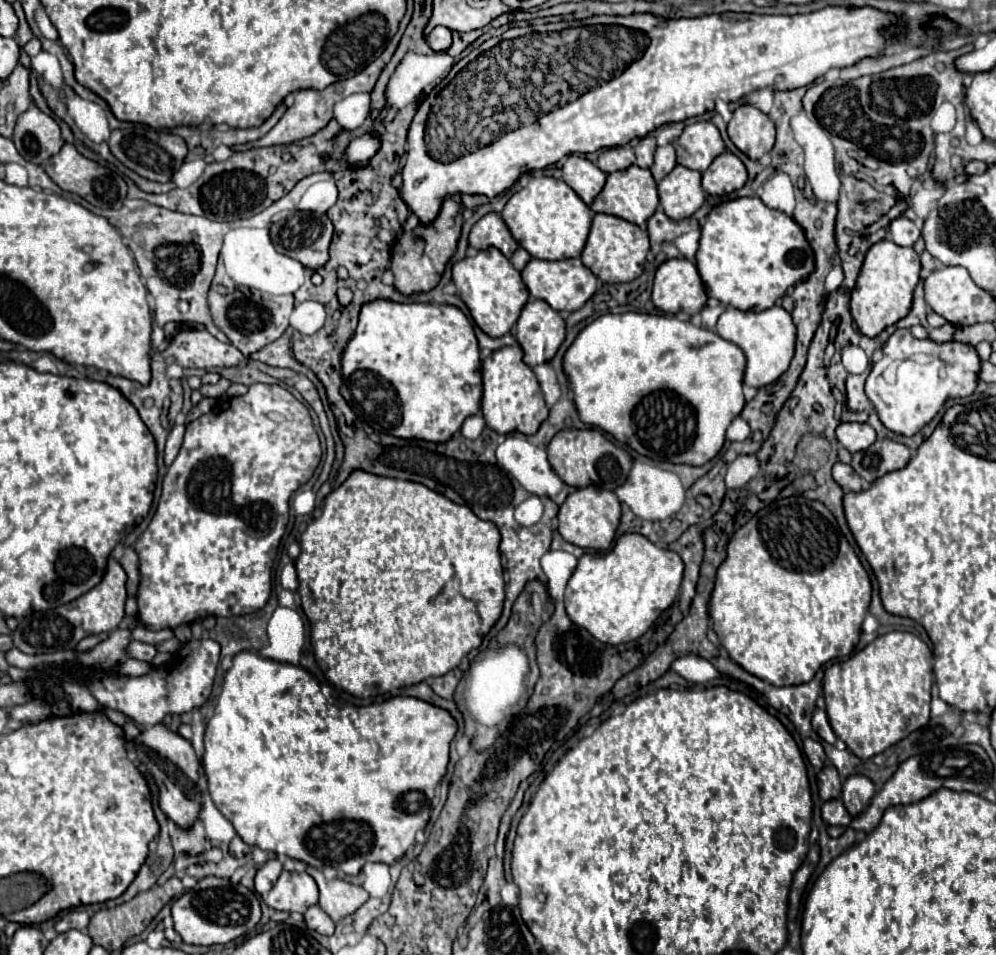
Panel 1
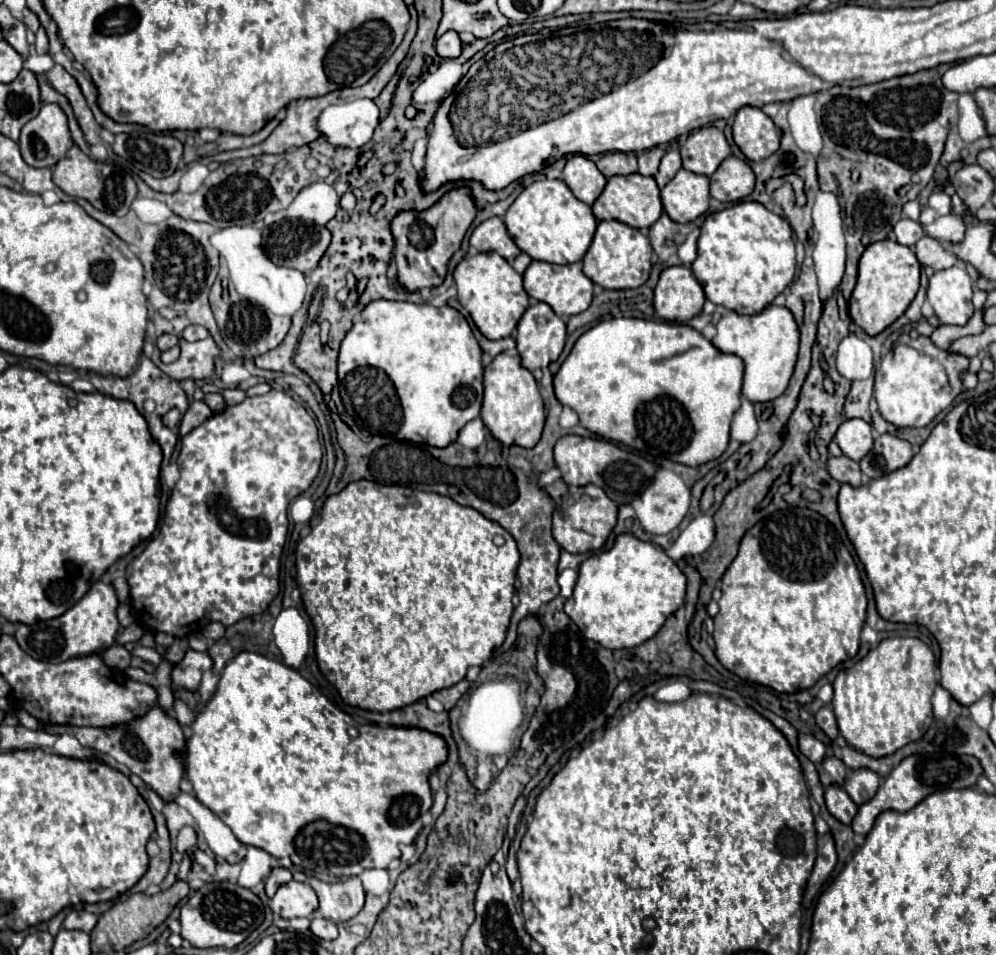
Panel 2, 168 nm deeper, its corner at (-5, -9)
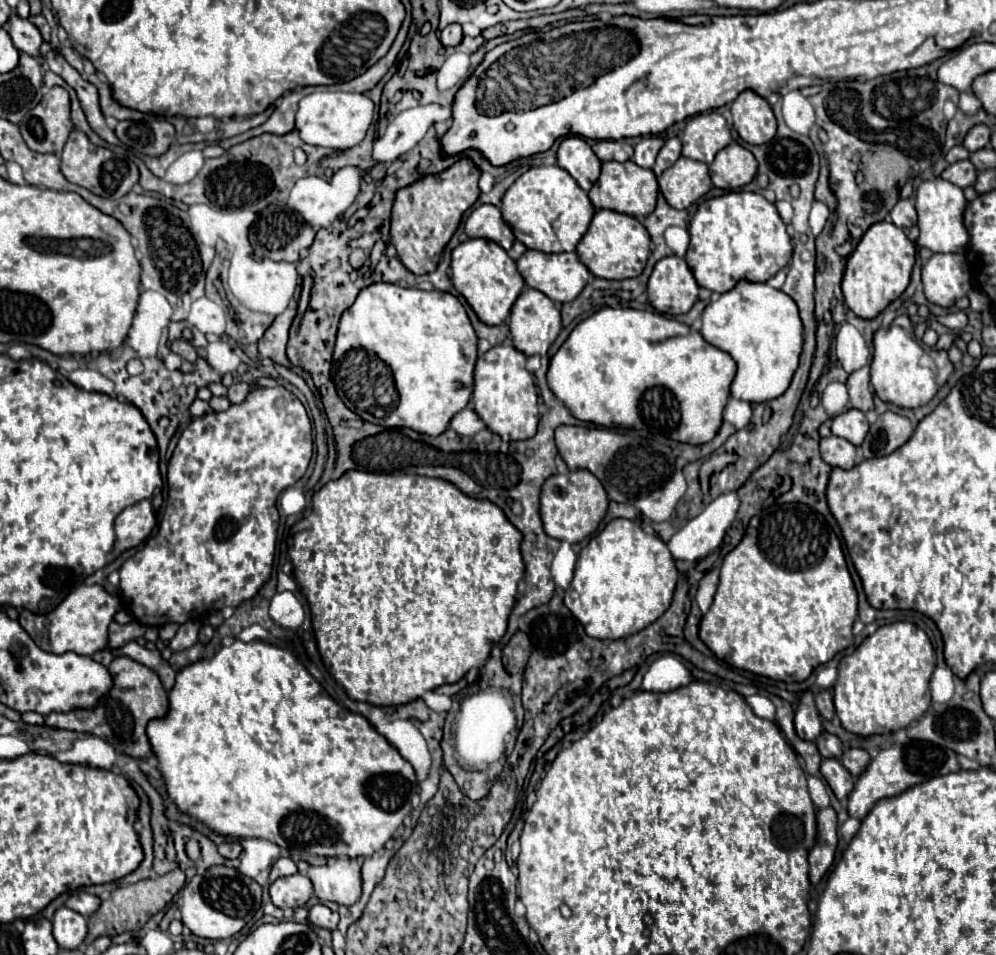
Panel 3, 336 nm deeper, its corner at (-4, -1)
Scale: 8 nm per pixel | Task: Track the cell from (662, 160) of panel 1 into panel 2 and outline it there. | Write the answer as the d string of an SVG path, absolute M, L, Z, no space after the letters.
M669 150L669 152L663 156L663 160L661 160L659 172L655 174L655 180L657 180L659 188L663 188L679 170L681 170L681 156L679 156L679 150Z

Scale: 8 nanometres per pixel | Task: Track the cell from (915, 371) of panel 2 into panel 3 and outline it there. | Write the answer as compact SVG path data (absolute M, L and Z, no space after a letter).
M892 324L888 330L880 328L874 334L874 358L870 364L870 382L880 400L896 404L900 408L920 408L928 404L942 384L954 372L952 362L948 360L946 350L922 348L918 340L898 324Z

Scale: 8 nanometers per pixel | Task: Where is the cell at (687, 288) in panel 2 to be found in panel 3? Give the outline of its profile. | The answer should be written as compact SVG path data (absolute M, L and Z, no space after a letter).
M662 258L648 280L650 304L666 316L686 314L698 300L698 282L684 258Z

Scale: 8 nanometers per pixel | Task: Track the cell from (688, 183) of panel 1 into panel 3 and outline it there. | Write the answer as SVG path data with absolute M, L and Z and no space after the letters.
M684 156L658 178L658 184L666 202L678 210L692 206L712 188L708 166Z

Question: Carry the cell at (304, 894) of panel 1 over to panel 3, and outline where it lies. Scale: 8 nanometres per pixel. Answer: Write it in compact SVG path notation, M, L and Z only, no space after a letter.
M292 874L292 876L278 878L270 886L270 898L278 908L304 906L310 900L312 892L314 892L314 888L310 884L310 878L302 876L302 874Z

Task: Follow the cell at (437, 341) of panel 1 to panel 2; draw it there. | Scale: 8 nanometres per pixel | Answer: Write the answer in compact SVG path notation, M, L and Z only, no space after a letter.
M397 300L369 302L341 342L337 372L339 394L345 410L361 428L375 436L445 448L455 442L463 424L479 416L483 400L481 348L469 322L451 306L435 308L431 304Z

